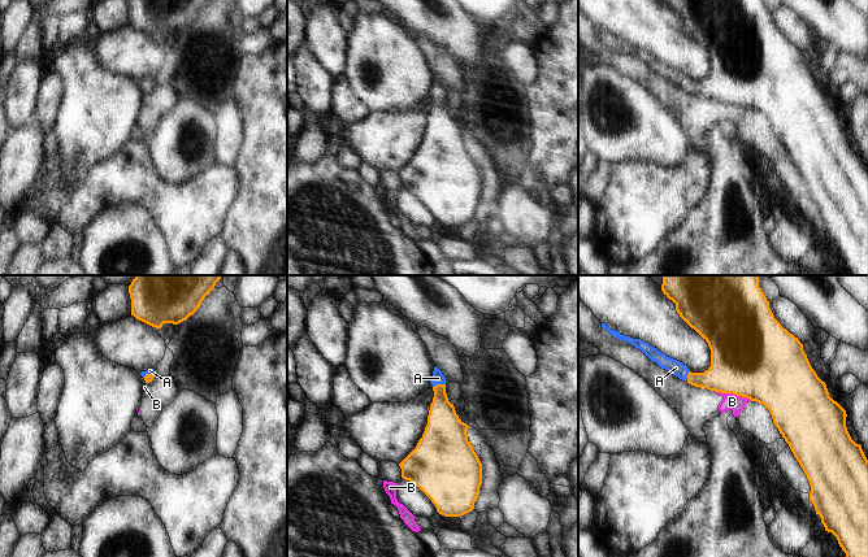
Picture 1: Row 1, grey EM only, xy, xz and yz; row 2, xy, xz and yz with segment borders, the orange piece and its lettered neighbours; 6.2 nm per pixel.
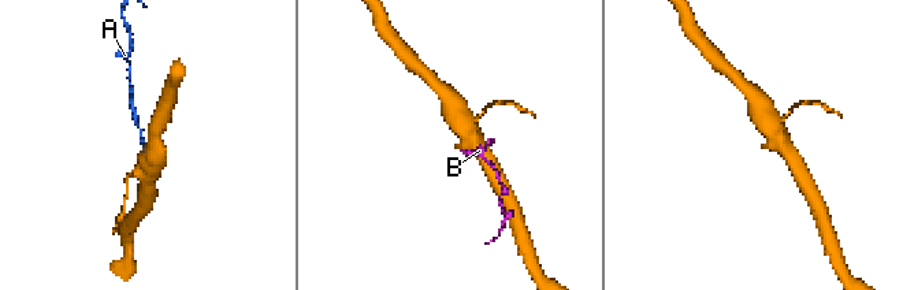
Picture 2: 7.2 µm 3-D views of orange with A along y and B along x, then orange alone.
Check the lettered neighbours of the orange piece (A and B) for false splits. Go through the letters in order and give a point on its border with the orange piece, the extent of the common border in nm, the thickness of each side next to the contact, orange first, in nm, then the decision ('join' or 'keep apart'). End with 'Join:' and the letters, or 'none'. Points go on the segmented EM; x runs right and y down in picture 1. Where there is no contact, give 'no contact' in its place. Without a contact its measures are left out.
A: meets orange in xz at (438, 384); contact 80 nm long; 200 nm thick on the orange side, 80 nm on the other; join
B: meets orange in yz at (734, 394); contact 240 nm long; 500 nm thick on the orange side, 100 nm on the other; keep apart
Join: A

